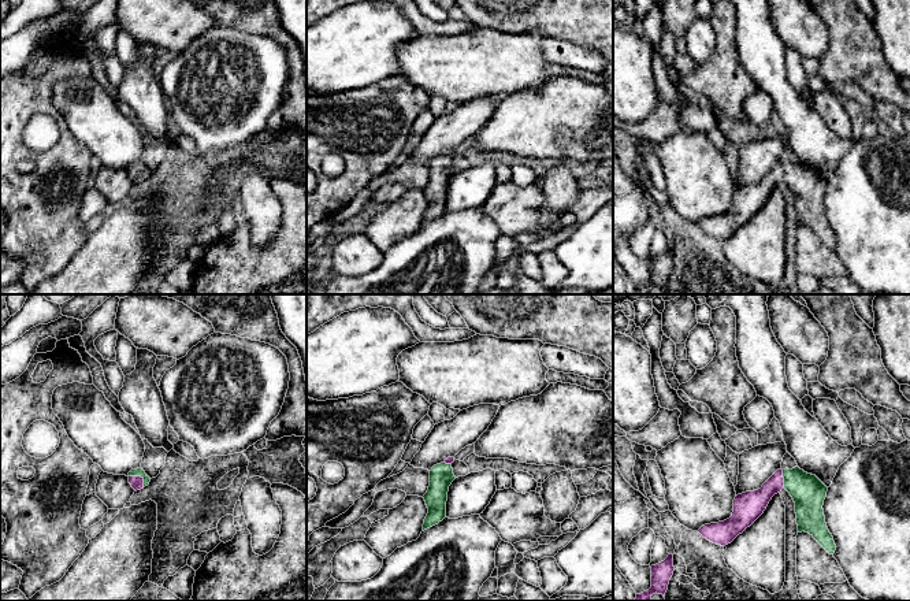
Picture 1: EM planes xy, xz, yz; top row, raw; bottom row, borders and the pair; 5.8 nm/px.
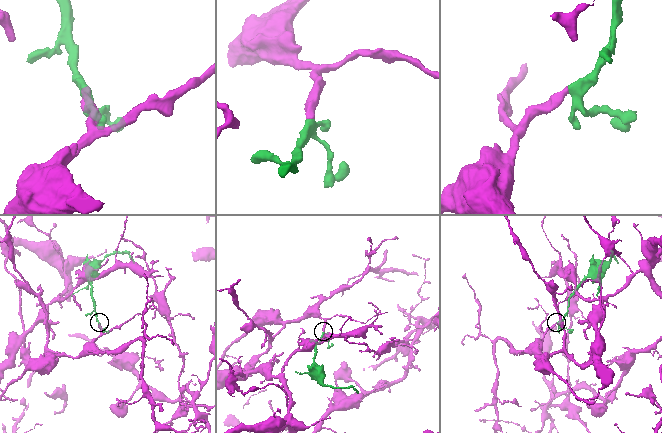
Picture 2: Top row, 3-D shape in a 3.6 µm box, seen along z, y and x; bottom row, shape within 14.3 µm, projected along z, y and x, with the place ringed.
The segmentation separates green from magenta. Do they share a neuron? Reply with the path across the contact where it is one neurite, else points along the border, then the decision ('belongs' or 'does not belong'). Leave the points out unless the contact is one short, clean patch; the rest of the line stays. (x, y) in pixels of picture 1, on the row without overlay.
way xy (134, 166), (140, 169), (137, 175); belongs

